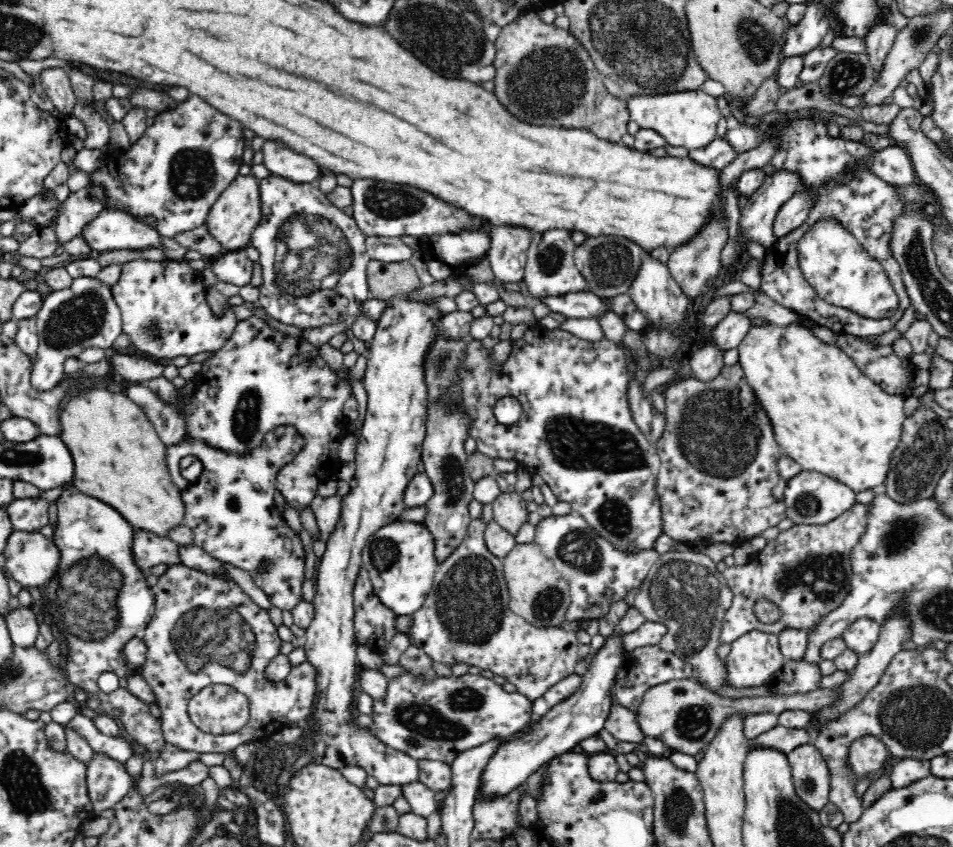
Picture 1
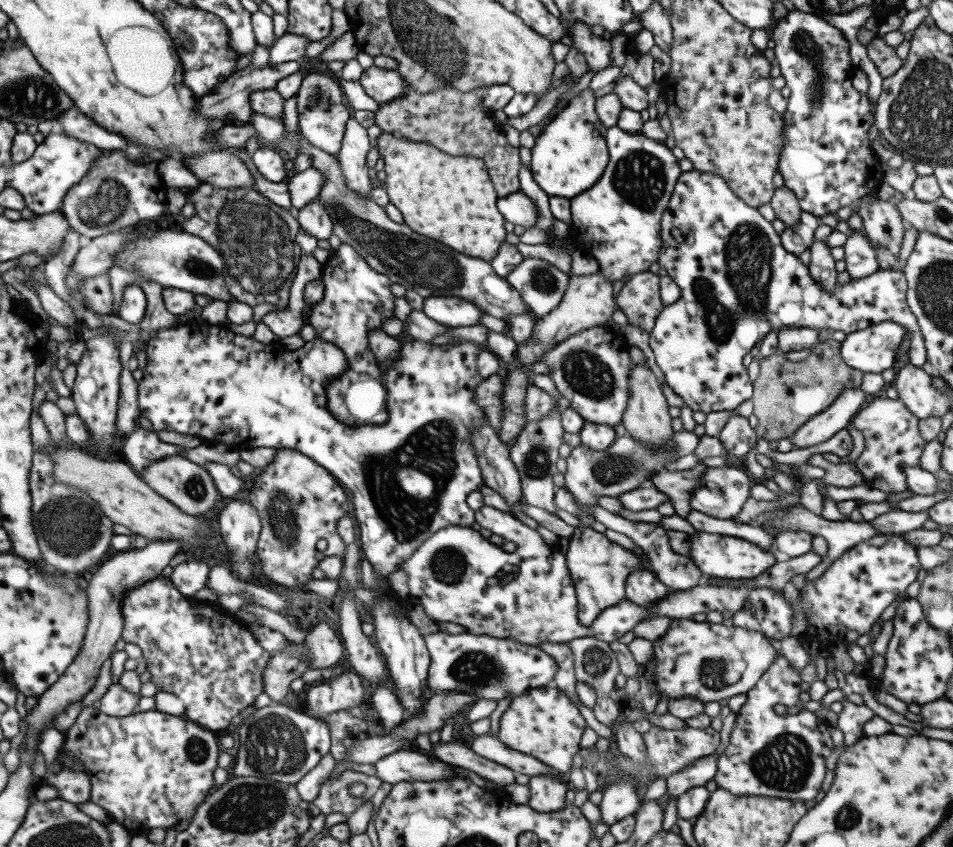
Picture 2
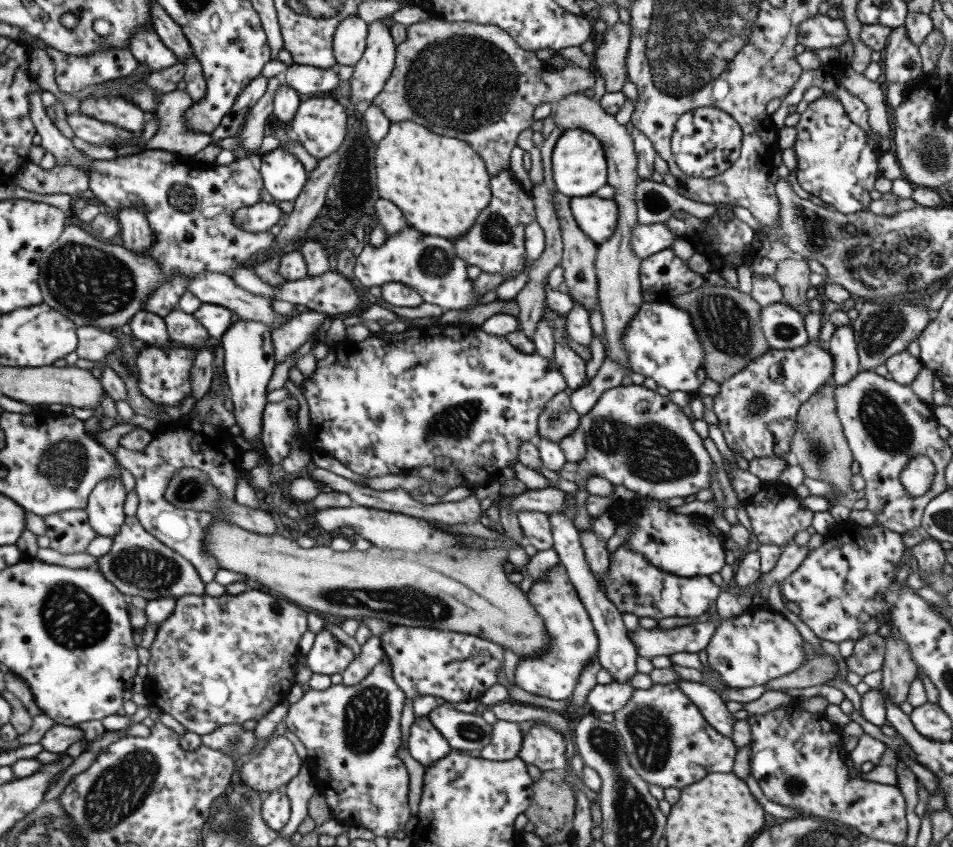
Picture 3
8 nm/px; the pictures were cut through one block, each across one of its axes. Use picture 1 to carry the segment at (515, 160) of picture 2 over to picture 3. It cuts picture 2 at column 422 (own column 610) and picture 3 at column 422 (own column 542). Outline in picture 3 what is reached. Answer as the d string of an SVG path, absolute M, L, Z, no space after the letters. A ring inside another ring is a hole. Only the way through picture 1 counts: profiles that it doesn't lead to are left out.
M431 18L430 20L421 20L416 24L407 26L406 40L396 47L395 65L392 74L386 81L384 88L374 97L371 104L379 106L383 110L384 116L390 122L402 122L408 120L425 126L426 129L440 136L450 136L460 141L466 142L474 148L474 152L480 154L480 158L484 161L490 177L494 177L504 169L510 168L510 155L512 149L516 147L518 136L524 130L528 129L533 122L533 114L535 108L542 103L556 104L562 97L569 94L582 93L586 88L592 88L596 79L596 73L592 69L582 68L578 65L564 67L558 70L550 63L546 63L538 57L534 51L524 50L505 30L498 28L496 25L479 25L470 21L448 22L440 19Z

